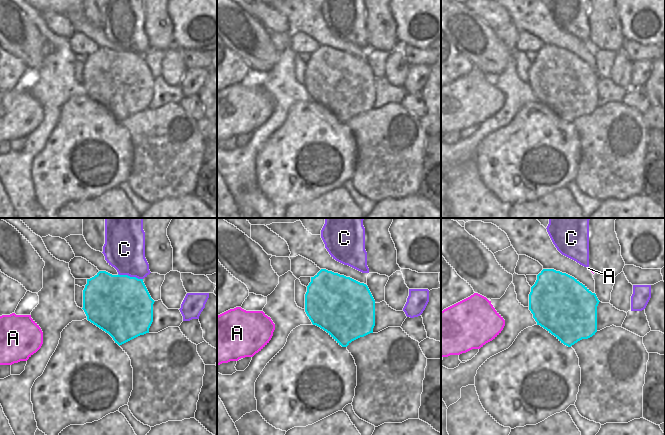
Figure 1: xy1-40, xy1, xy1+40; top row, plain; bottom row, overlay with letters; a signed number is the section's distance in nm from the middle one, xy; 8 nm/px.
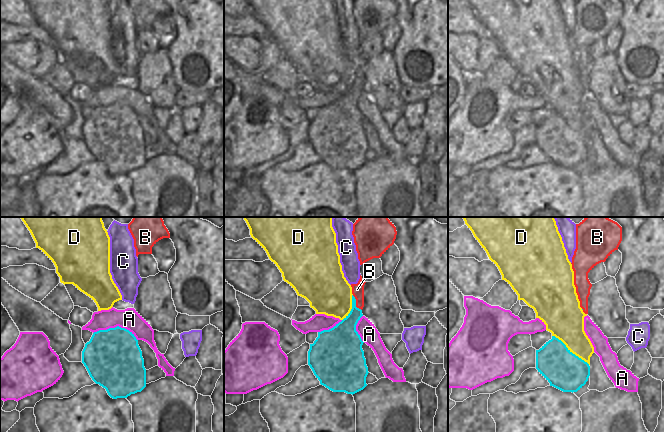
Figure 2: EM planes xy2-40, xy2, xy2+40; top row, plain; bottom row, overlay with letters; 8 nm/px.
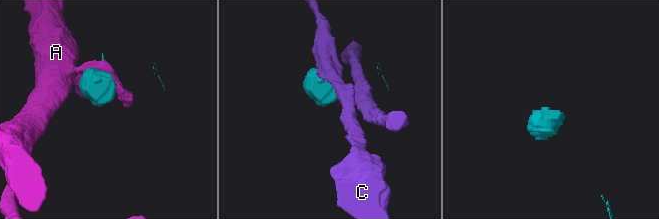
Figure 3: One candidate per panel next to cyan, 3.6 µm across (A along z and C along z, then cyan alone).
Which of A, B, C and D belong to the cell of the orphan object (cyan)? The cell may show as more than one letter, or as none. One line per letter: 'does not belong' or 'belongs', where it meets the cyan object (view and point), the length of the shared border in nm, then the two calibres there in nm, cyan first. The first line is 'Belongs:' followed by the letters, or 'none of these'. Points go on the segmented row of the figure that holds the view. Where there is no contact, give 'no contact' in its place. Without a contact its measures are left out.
Belongs: B
A: does not belong; contact xy2-40 (116, 327); length 360 nm; calibres 460 and 160 nm
B: belongs; contact xy2 (355, 303); length 150 nm; calibres 180 and 100 nm
C: does not belong; contact xy1-40 (129, 276); length 200 nm; calibres 480 and 340 nm
D: does not belong; contact xy2+40 (571, 352); length 380 nm; calibres 300 and 280 nm

